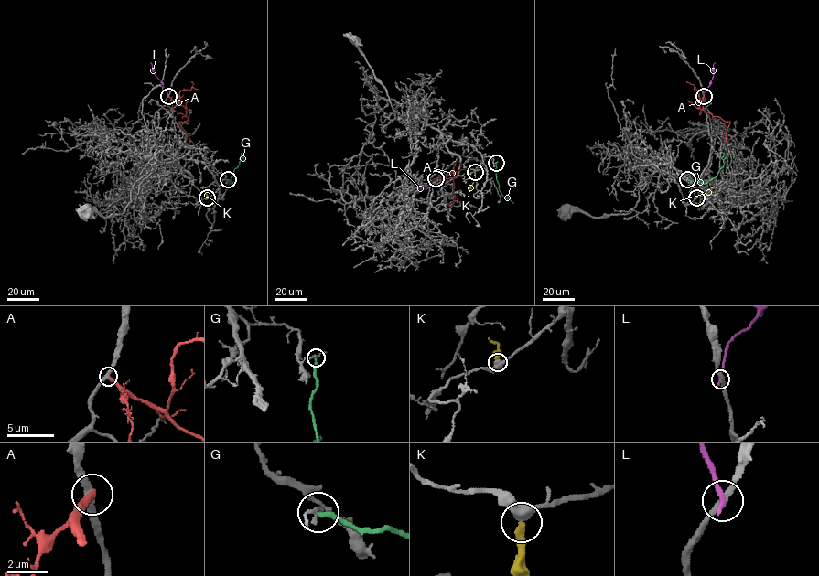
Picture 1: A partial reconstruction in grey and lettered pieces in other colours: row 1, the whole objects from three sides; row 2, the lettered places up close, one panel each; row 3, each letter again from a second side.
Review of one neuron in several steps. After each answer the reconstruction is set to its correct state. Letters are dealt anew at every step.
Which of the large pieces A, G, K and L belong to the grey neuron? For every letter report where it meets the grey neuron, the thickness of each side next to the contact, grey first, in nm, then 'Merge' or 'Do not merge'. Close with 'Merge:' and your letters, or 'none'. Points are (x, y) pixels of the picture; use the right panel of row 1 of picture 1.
A: Touches grey at (704, 96). Thickness 280 nm (grey) against 360 nm. Do not merge
G: Touches grey at (687, 179). Thickness 160 nm (grey) against 200 nm. Do not merge
K: Touches grey at (696, 197). Thickness 460 nm (grey) against 300 nm. Merge
L: Touches grey at (704, 96). Thickness 280 nm (grey) against 280 nm. Do not merge
Merge: K

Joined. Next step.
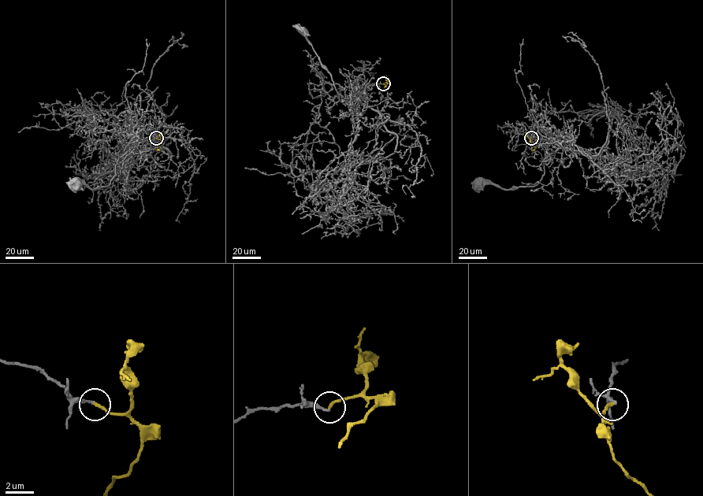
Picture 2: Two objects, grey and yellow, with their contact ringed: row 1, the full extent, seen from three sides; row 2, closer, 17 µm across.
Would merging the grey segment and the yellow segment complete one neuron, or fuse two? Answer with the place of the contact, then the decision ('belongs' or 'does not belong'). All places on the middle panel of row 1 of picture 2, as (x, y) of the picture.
(383, 83) | belongs

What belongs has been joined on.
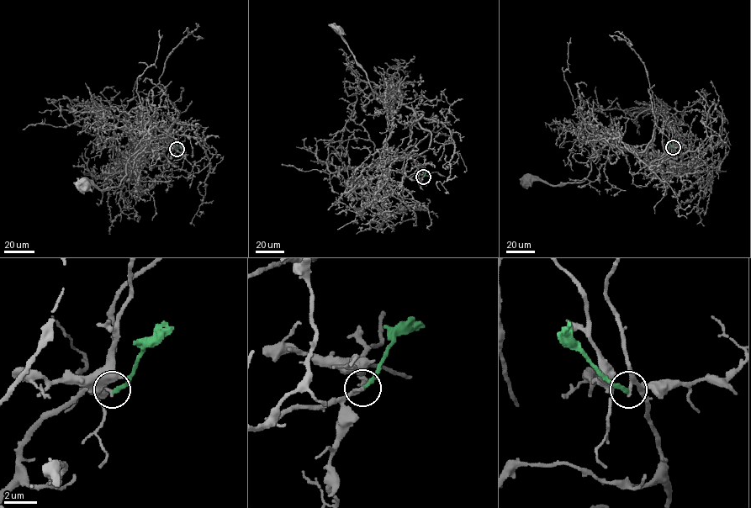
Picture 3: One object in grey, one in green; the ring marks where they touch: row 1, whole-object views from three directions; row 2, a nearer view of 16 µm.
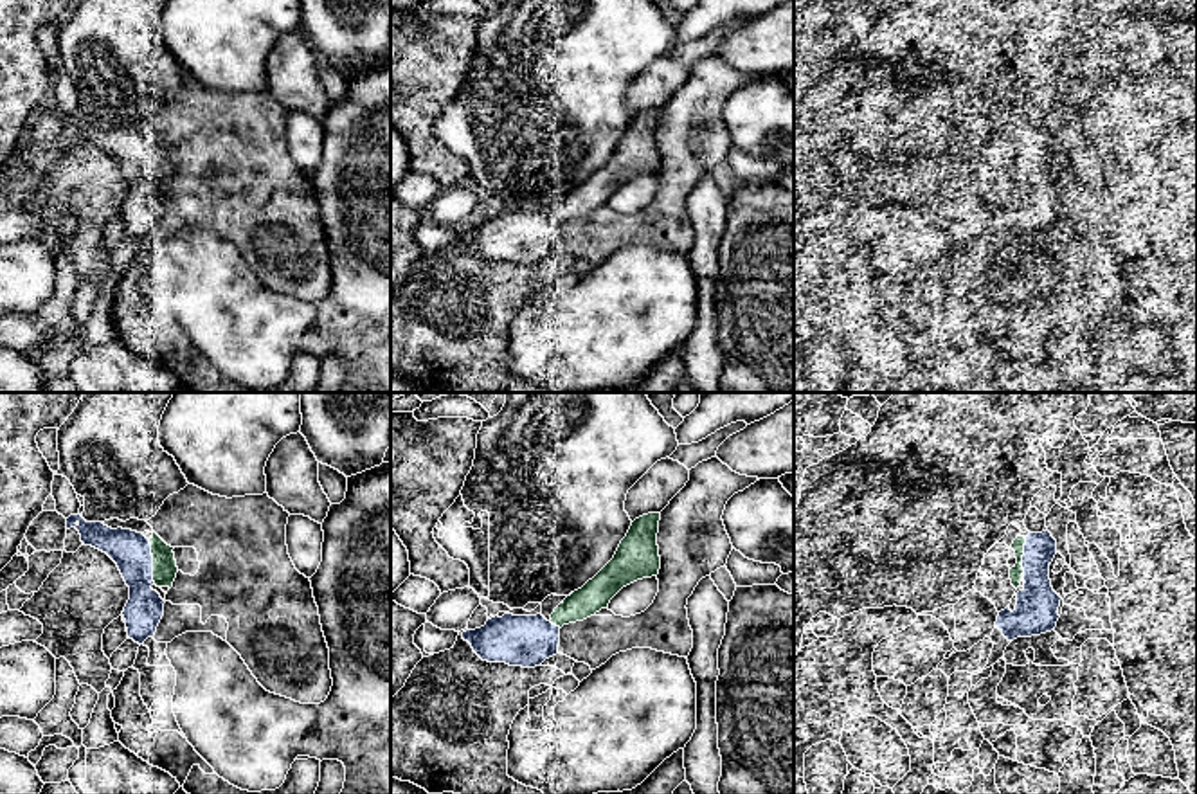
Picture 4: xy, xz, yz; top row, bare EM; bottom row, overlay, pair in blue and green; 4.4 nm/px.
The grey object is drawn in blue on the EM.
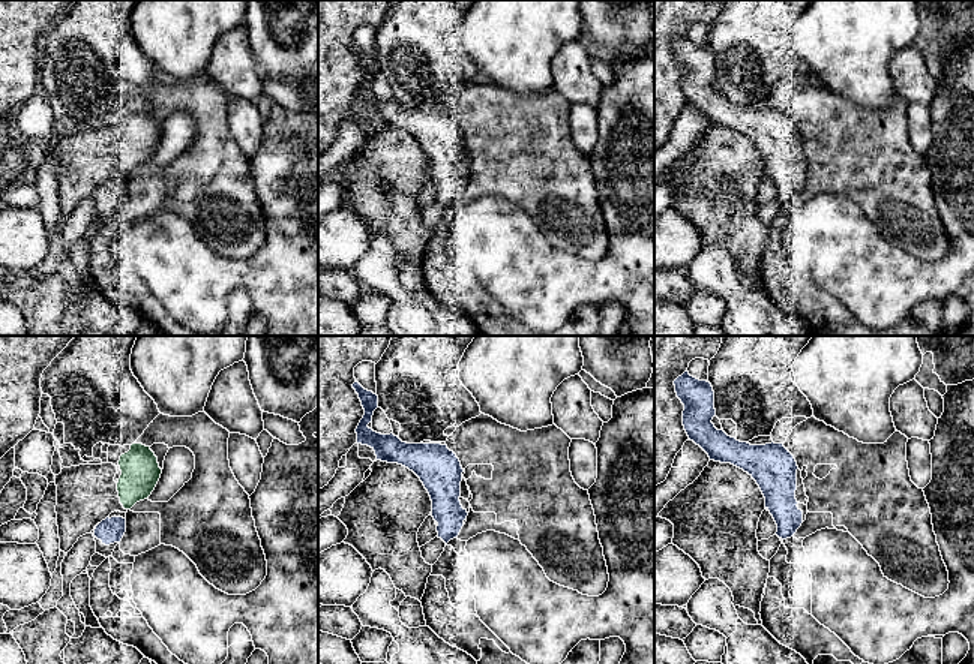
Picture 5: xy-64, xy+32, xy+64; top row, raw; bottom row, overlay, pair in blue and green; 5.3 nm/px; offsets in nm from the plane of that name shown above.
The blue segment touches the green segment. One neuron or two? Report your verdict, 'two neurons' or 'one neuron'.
one neuron

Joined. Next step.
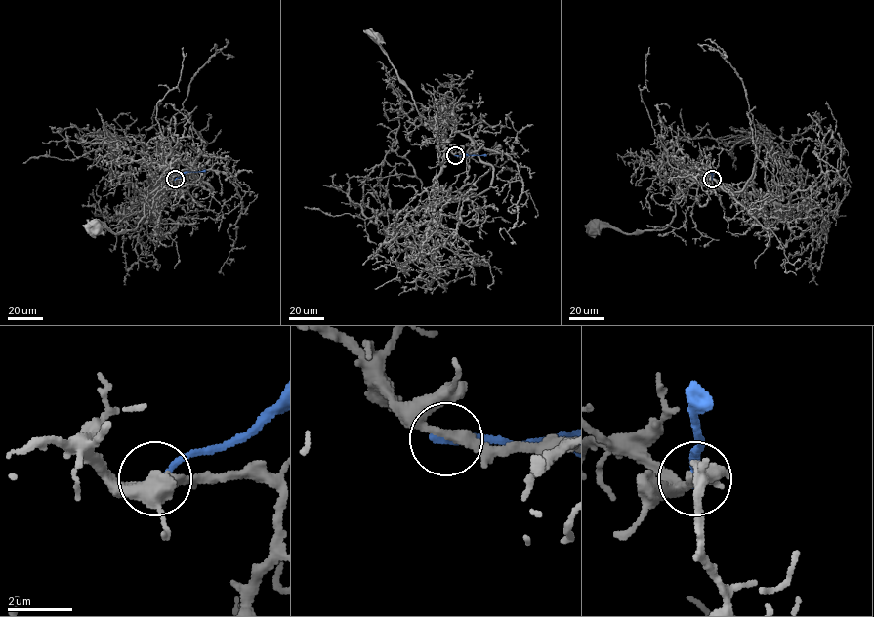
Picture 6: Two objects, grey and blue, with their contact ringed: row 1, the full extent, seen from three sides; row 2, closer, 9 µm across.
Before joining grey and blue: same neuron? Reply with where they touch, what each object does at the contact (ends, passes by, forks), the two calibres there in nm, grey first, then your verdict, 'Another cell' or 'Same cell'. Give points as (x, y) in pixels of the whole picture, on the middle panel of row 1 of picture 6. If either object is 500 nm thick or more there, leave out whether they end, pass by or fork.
Place: (455, 155). At the ring grey passes by. At the ring blue ends. Thickness 280 nm (grey) against 240 nm. Another cell

